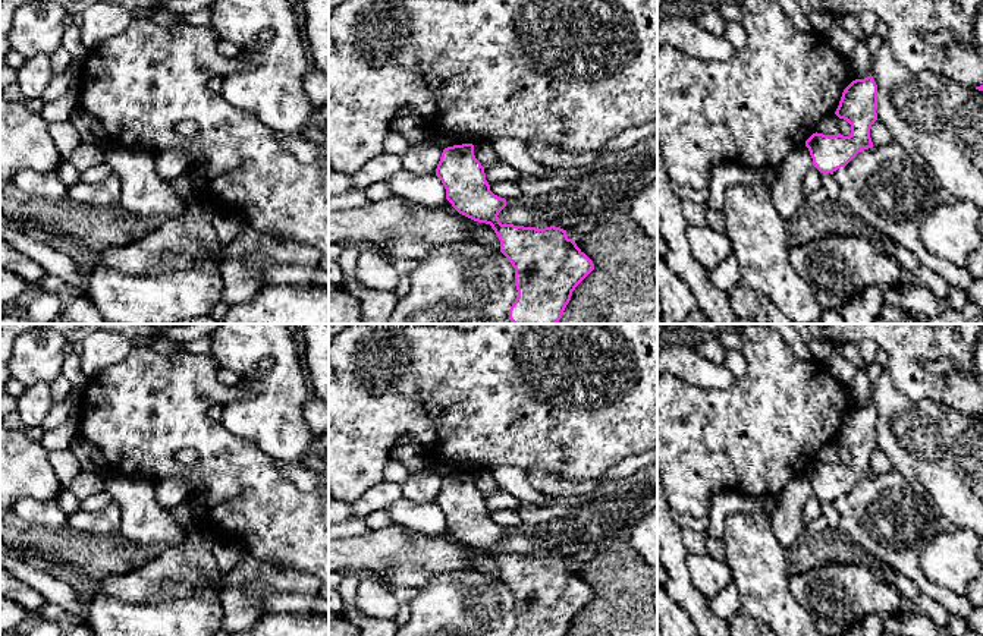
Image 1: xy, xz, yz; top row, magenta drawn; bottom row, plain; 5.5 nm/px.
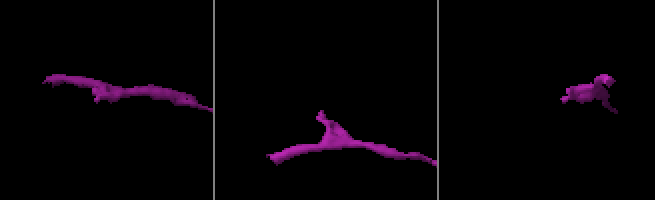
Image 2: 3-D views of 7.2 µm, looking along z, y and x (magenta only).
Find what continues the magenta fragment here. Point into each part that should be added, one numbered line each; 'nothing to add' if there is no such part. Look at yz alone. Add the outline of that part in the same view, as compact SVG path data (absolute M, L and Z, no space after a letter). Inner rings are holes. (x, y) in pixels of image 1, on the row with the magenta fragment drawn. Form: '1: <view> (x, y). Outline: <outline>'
nothing to add

